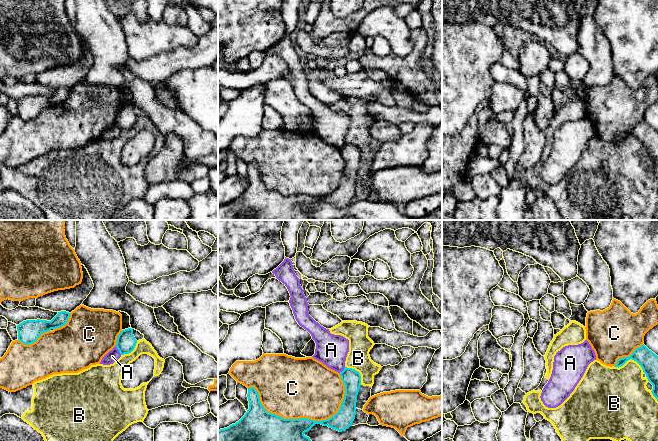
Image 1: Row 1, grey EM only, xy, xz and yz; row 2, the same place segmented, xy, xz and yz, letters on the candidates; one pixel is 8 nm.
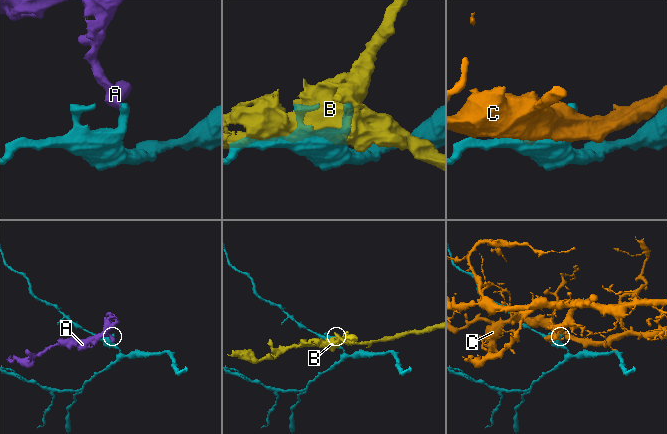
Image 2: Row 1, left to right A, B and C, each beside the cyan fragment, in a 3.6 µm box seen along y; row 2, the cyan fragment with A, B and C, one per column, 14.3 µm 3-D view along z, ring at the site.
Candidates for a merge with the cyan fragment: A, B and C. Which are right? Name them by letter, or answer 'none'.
none

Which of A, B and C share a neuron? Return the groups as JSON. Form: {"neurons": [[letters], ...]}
{"neurons": [["A"], ["B"], ["C"]]}

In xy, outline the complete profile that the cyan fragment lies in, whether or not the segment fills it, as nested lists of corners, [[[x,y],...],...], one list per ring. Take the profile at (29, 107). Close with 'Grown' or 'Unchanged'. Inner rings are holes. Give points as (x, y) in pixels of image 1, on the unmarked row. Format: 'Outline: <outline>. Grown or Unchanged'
Outline: [[[61,87],[51,97],[40,95],[23,97],[17,101],[18,116],[25,121],[32,120],[42,109],[64,102],[69,93],[69,88]]]. Unchanged

